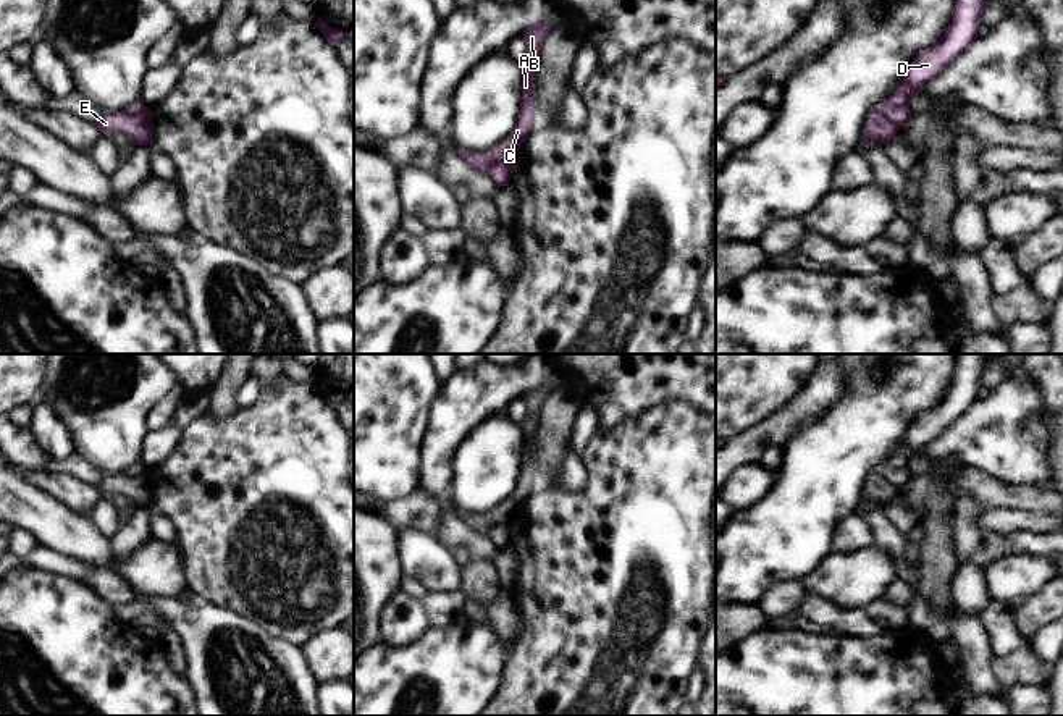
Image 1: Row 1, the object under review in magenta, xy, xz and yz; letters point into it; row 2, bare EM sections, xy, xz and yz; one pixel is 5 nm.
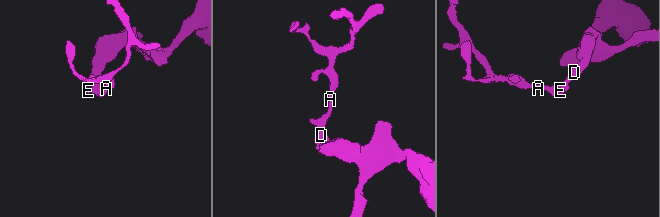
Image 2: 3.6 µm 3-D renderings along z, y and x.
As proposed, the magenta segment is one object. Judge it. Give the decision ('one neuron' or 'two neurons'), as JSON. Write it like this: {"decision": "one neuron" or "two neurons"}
{"decision": "two neurons"}

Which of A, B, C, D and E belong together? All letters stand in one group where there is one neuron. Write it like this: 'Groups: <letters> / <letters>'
Groups: A B C E / D.

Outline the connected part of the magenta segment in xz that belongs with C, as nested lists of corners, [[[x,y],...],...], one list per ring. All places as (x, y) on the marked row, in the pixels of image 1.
[[[538,23],[532,27],[528,27],[523,32],[525,39],[525,60],[522,61],[522,97],[520,97],[520,107],[519,107],[519,120],[512,129],[512,134],[509,139],[489,149],[485,154],[472,155],[465,150],[457,150],[459,157],[462,160],[467,160],[477,171],[488,173],[489,166],[498,162],[501,157],[514,160],[517,150],[520,149],[522,142],[527,139],[532,129],[532,120],[535,115],[535,69],[540,58],[541,42],[544,40],[544,36],[553,27],[546,23]]]

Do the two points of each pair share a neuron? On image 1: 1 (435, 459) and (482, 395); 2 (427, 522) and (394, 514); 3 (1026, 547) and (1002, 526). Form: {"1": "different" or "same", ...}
{"1": "same", "2": "same", "3": "different"}

